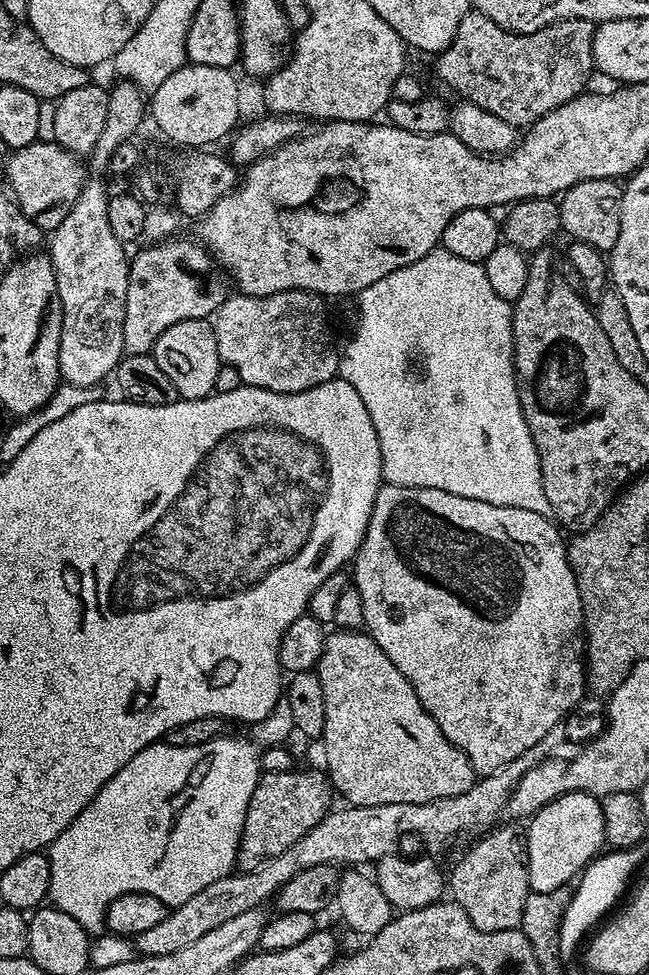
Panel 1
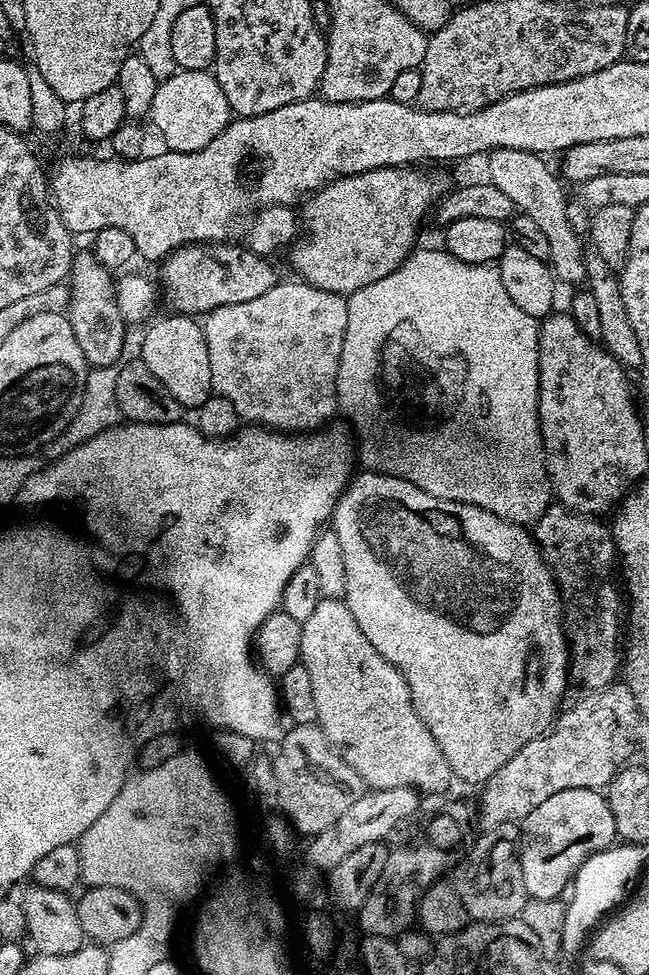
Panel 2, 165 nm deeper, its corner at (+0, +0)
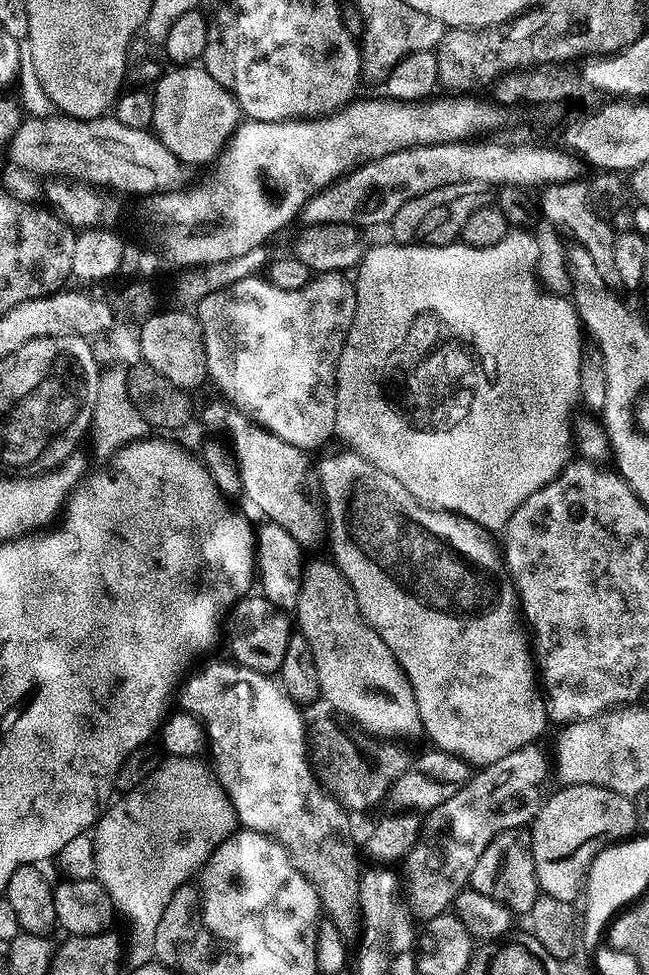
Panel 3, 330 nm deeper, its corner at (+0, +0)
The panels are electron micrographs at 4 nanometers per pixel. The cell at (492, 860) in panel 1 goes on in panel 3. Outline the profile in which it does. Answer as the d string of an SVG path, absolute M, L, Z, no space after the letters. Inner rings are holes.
M527 827L515 828L494 837L490 846L482 850L478 866L474 866L470 888L478 894L486 894L486 898L494 898L494 902L502 902L502 906L509 908L513 914L529 912L537 896L541 895L534 870L531 831Z

